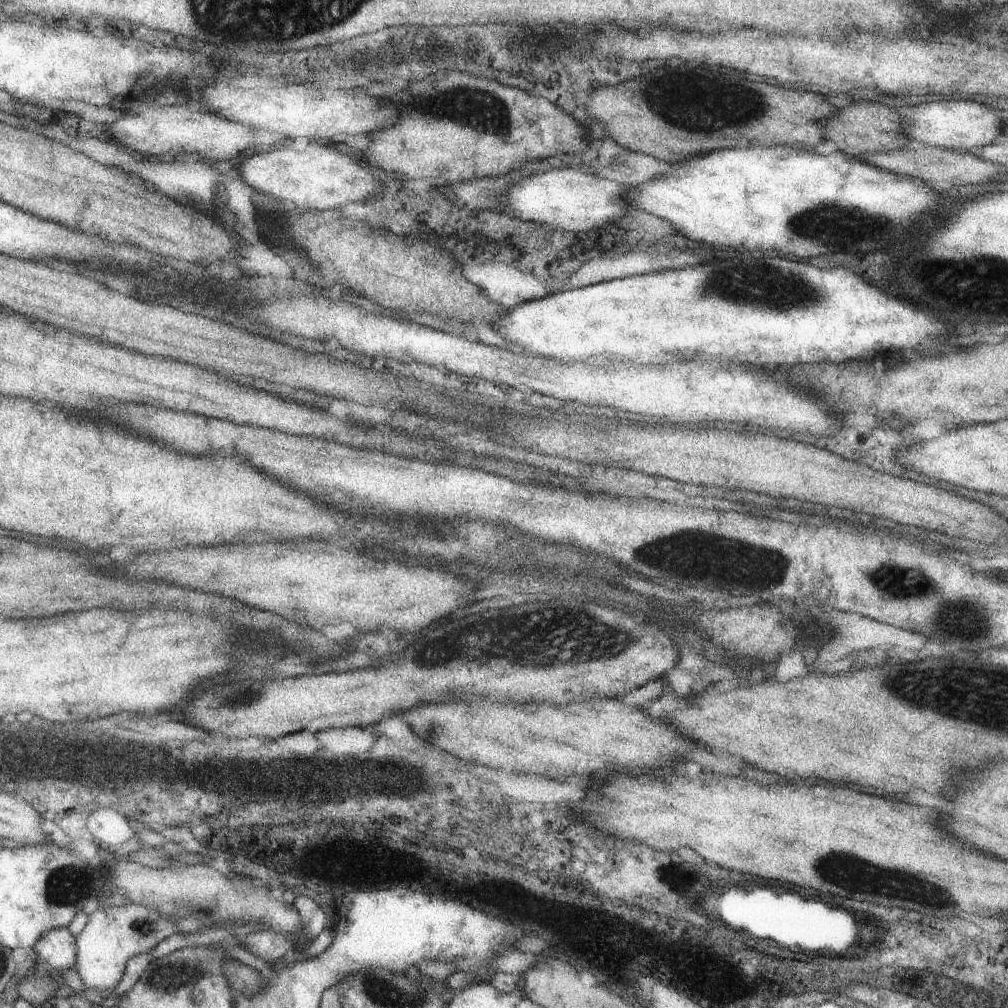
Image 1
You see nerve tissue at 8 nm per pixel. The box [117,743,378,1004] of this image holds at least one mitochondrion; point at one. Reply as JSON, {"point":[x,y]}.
{"point":[178,973]}

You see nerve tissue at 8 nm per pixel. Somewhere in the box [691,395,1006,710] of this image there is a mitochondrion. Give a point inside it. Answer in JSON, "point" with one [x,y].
{"point":[972,619]}

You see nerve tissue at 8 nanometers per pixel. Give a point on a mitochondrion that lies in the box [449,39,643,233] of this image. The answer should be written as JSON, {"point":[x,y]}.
{"point":[489,113]}

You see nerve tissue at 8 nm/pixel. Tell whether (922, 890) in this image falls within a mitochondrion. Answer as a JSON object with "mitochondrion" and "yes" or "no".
{"mitochondrion":"yes"}

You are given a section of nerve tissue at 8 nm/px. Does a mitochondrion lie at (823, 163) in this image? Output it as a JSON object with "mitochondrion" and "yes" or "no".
{"mitochondrion":"no"}

